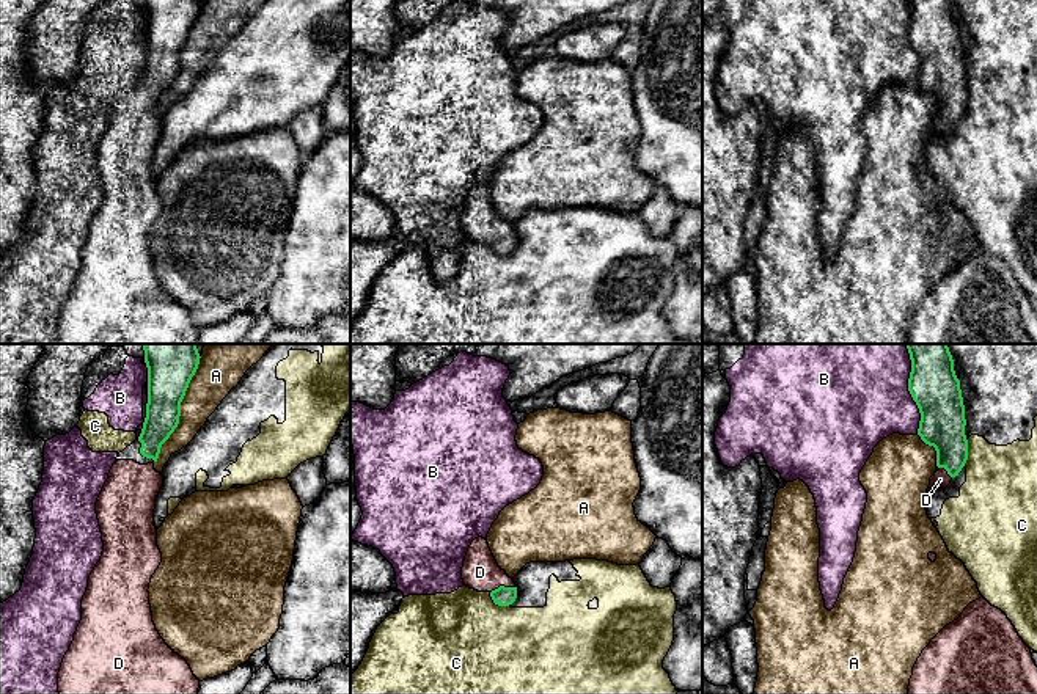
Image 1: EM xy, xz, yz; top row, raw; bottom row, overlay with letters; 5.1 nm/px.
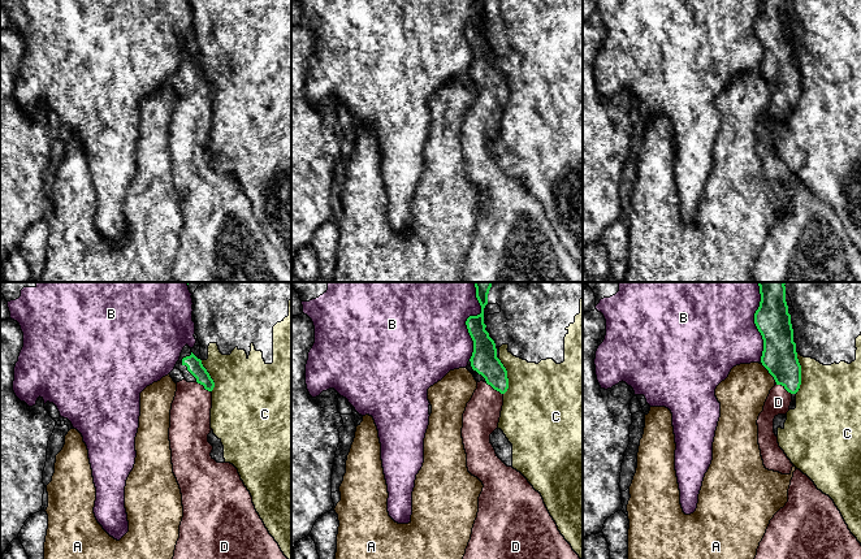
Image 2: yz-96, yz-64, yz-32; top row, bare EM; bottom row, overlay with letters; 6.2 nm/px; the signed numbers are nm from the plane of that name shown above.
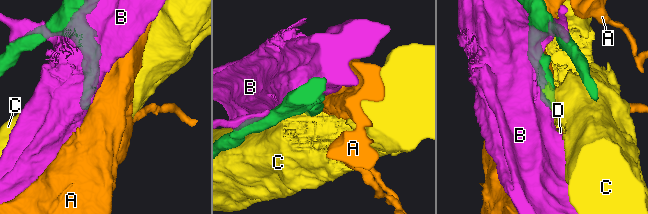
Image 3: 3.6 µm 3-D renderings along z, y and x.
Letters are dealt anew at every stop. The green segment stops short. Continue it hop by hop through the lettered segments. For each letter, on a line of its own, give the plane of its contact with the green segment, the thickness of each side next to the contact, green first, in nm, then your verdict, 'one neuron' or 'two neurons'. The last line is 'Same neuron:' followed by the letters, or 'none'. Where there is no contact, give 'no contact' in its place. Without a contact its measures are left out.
A: meets green in xy; 220 nm thick on the green side, 200 nm on the other; two neurons
B: meets green in yz; 260 nm thick on the green side, 480 nm on the other; two neurons
C: meets green in yz; 220 nm thick on the green side, 360 nm on the other; two neurons
D: meets green in xz; 100 nm thick on the green side, 190 nm on the other; one neuron
Same neuron: D

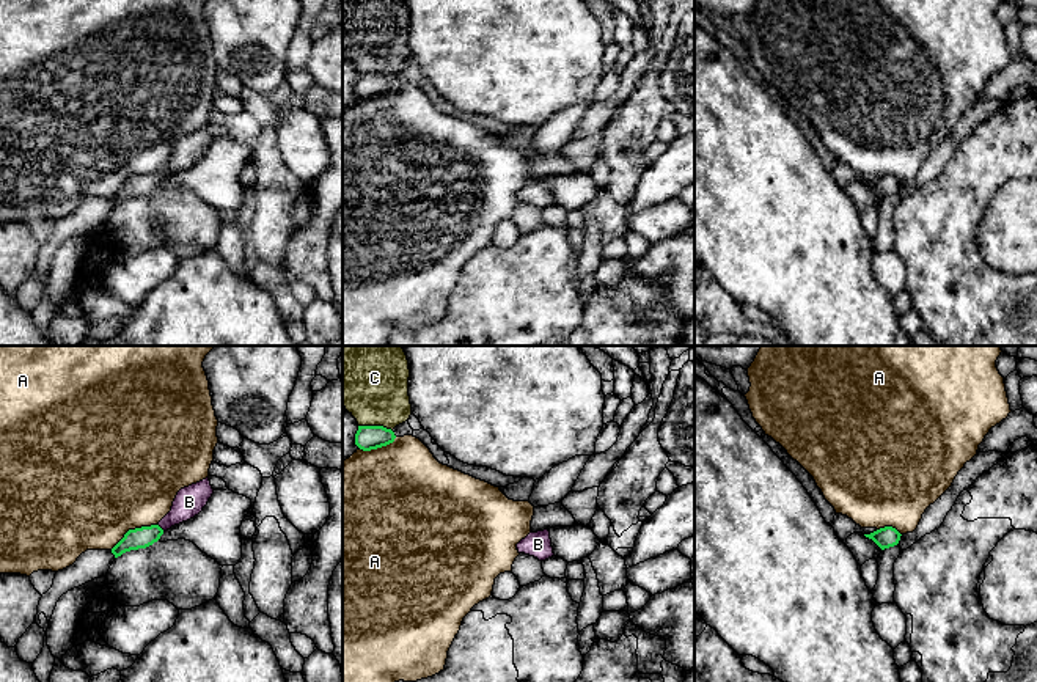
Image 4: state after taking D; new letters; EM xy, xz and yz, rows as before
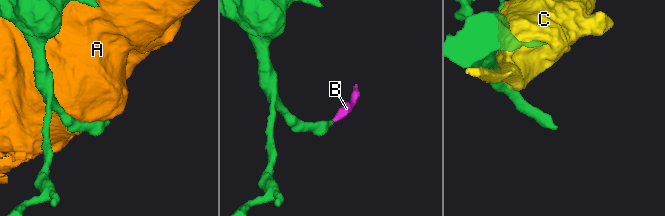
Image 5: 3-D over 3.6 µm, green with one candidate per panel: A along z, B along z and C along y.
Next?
A: meets green in xy; 110 nm thick on the green side, 480 nm on the other; two neurons
B: meets green in xy; 110 nm thick on the green side, 150 nm on the other; one neuron
C: meets green in xz; 130 nm thick on the green side, 360 nm on the other; two neurons
Same neuron: B

